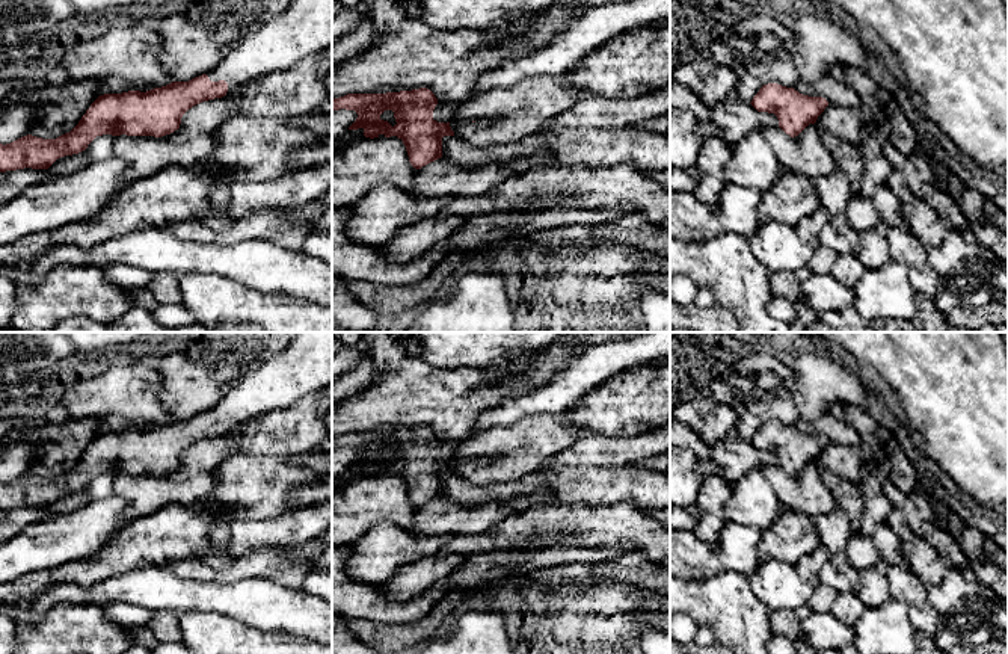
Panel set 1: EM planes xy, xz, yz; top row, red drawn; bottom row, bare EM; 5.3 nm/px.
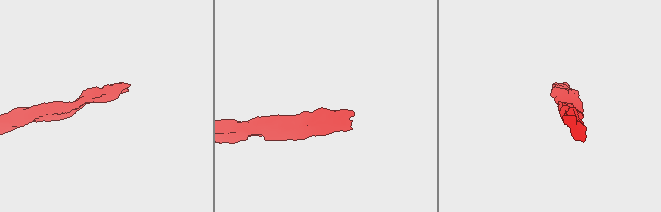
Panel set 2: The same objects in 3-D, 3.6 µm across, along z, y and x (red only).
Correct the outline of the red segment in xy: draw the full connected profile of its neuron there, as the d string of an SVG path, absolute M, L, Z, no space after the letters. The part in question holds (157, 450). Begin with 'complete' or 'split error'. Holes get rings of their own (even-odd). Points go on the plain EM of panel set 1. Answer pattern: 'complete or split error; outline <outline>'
split error; outline M299 332L288 347L238 376L231 390L207 412L189 420L172 420L146 430L100 433L69 471L56 477L27 473L11 482L0 482L0 511L24 506L48 507L57 497L85 489L97 474L103 473L154 476L171 473L180 467L183 453L193 444L237 432L241 426L250 424L272 411L290 408L311 393L330 385L332 332Z

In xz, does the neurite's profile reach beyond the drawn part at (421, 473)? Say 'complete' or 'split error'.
complete

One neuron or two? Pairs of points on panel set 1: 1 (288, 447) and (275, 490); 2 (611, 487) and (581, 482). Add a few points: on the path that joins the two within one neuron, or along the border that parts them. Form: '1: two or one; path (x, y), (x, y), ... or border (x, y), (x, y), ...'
1: two; border (251, 455), (284, 455), (290, 458)
2: one; path (604, 485), (589, 485)

